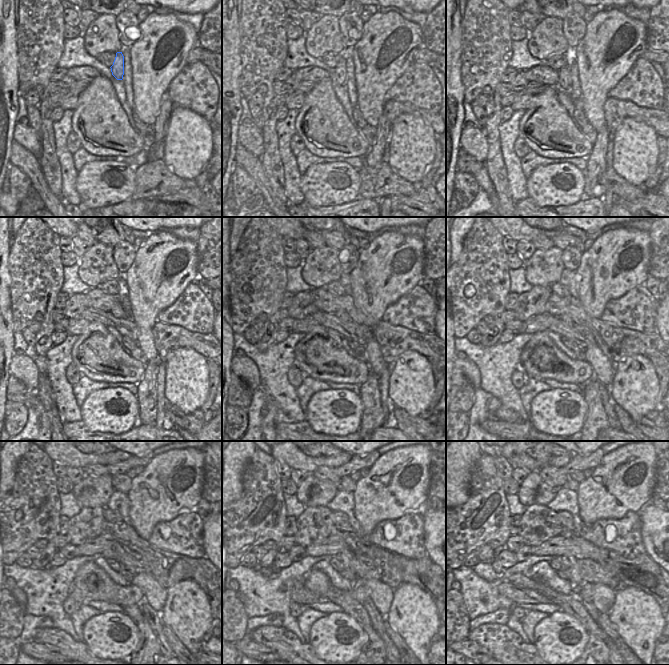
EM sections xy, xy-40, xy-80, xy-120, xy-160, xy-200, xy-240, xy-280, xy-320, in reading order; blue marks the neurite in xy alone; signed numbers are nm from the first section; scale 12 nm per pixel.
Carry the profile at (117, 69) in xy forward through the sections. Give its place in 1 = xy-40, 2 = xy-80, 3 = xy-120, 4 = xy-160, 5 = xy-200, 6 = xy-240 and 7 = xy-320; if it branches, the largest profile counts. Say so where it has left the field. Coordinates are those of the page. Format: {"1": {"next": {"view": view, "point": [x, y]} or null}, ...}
{"1": {"next": {"view": "xy-40", "point": [340, 71]}}, "2": {"next": {"view": "xy-80", "point": [565, 81]}}, "3": {"next": {"view": "xy-120", "point": [117, 310]}}, "4": {"next": {"view": "xy-160", "point": [343, 316]}}, "5": {"next": {"view": "xy-200", "point": [566, 320]}}, "6": {"next": {"view": "xy-240", "point": [117, 547]}}, "7": {"next": {"view": "xy-320", "point": [569, 571]}}}

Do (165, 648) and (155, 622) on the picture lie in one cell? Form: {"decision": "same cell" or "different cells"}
{"decision": "same cell"}

